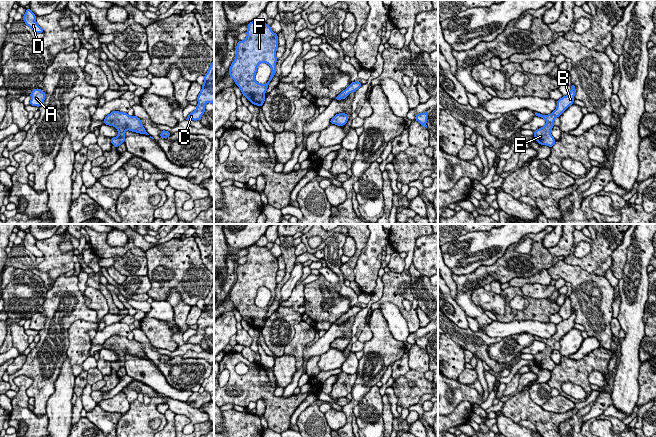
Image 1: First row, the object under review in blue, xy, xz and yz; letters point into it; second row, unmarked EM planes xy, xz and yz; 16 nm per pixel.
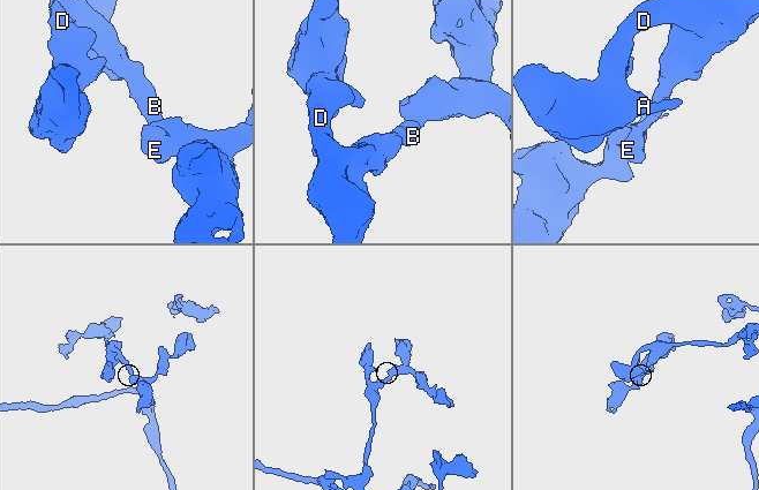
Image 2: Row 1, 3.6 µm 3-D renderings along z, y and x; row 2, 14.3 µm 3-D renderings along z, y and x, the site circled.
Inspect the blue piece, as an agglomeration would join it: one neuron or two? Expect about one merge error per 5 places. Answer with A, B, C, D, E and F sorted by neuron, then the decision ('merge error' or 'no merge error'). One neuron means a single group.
A B C D E F | no merge error

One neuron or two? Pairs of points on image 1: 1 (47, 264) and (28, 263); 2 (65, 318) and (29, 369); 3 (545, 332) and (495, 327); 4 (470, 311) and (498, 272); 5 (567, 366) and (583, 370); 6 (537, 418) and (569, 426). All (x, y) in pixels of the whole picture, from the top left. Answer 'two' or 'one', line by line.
1: two
2: one
3: one
4: one
5: one
6: two

